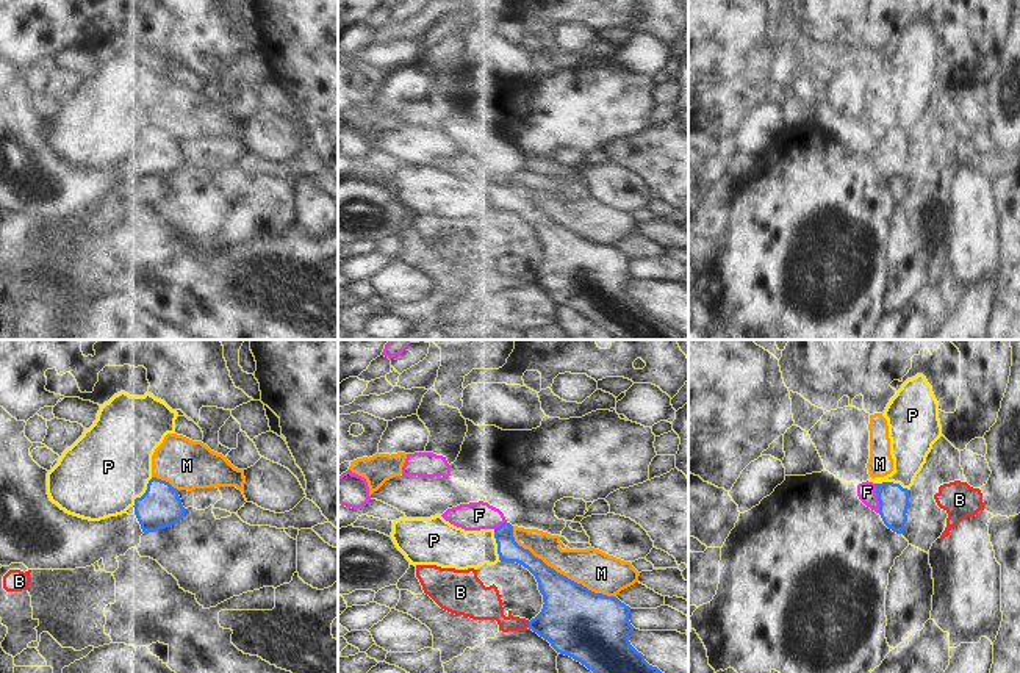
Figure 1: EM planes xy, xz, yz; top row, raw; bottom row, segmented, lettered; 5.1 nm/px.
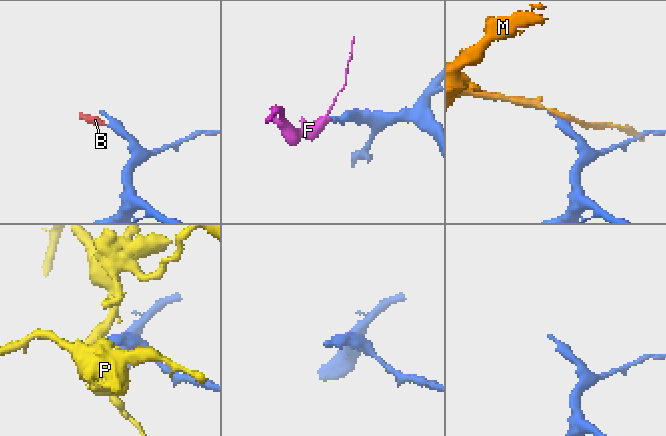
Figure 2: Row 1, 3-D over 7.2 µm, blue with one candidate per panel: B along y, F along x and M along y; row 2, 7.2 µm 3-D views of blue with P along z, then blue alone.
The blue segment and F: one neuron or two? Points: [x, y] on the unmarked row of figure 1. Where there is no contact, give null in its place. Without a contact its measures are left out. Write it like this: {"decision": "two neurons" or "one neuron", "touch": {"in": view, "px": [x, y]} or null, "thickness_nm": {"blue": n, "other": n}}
{"decision": "one neuron", "touch": {"in": "yz", "px": [878, 147]}, "thickness_nm": {"blue": 160, "other": 100}}

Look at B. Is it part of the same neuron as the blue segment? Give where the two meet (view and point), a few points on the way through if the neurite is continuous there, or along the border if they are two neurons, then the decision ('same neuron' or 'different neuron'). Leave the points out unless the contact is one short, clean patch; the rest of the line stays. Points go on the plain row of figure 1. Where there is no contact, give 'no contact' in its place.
meets blue in xz at (529, 274); border along xz (527, 271), (529, 276); different neuron

